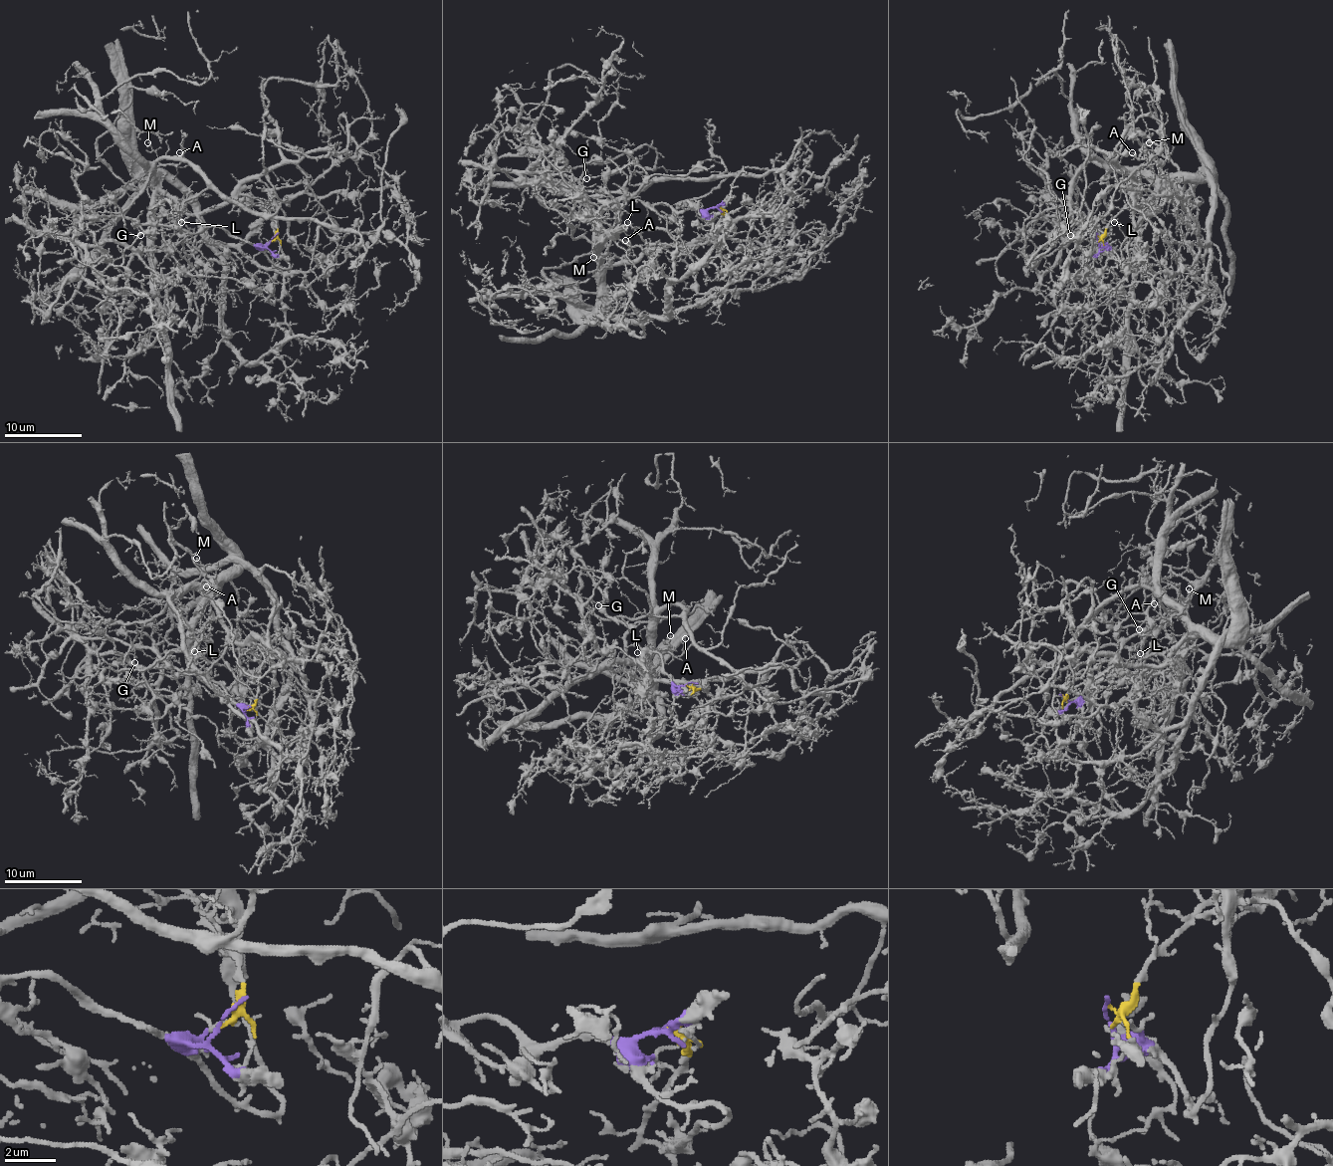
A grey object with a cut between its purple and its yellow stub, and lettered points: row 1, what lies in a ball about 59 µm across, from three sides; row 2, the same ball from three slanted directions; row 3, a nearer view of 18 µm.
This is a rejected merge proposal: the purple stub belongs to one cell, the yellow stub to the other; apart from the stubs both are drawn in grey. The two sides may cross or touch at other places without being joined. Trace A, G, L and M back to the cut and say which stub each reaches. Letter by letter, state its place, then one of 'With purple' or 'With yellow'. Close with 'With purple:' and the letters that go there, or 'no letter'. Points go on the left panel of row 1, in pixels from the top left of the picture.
A: Place: (179, 152). With yellow
G: Place: (140, 235). With purple
L: Place: (181, 222). With yellow
M: Place: (147, 142). With yellow
With purple: G

